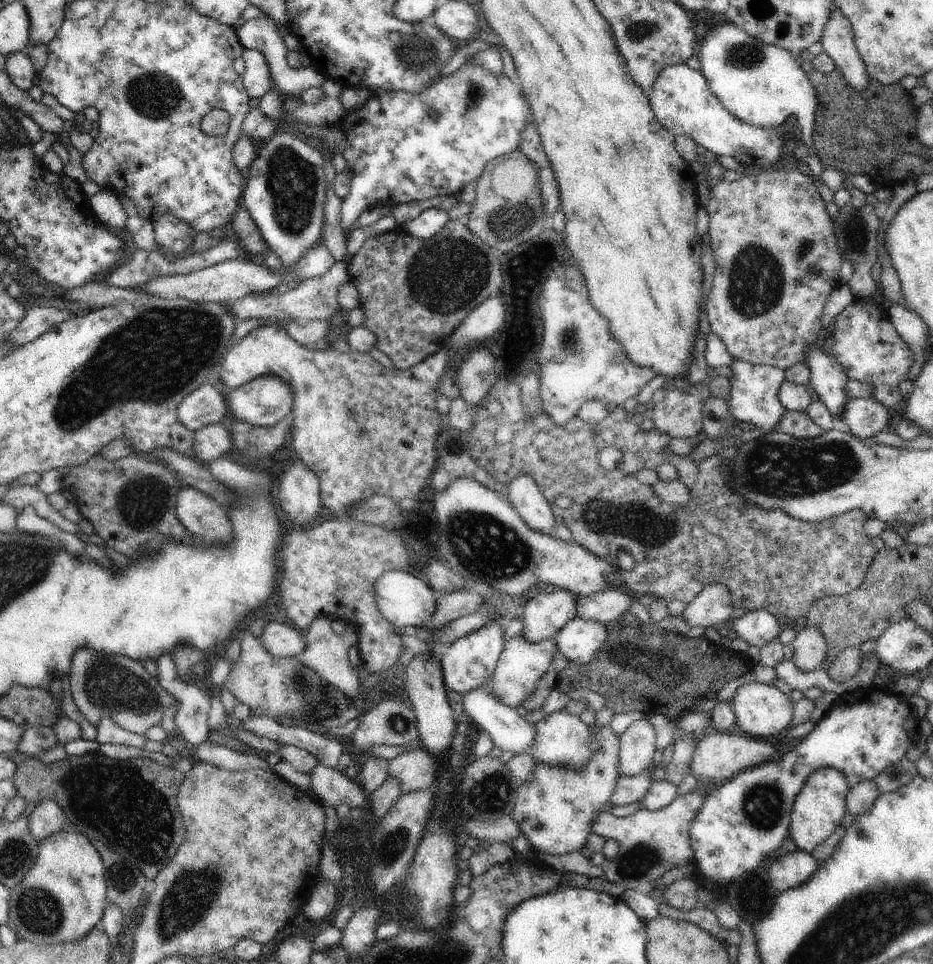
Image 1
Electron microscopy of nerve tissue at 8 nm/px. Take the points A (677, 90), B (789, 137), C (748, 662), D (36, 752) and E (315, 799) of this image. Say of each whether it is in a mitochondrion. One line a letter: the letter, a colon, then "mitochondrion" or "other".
A: other
B: other
C: other
D: other
E: other

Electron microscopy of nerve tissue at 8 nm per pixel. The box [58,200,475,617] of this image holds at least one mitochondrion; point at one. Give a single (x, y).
(142, 502)

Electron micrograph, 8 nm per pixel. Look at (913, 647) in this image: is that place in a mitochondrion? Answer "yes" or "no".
yes

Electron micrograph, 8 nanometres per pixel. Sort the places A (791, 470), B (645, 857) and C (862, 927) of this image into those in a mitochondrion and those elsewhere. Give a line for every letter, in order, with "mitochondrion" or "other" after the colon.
A: mitochondrion
B: mitochondrion
C: mitochondrion

